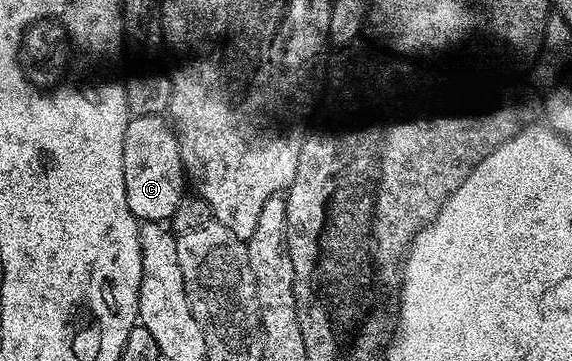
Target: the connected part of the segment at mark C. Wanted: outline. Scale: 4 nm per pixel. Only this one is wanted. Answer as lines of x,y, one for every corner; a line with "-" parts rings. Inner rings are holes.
142,115
129,120
122,147
122,167
126,175
126,203
130,203
137,221
164,223
171,219
186,196
186,174
178,139
163,116

